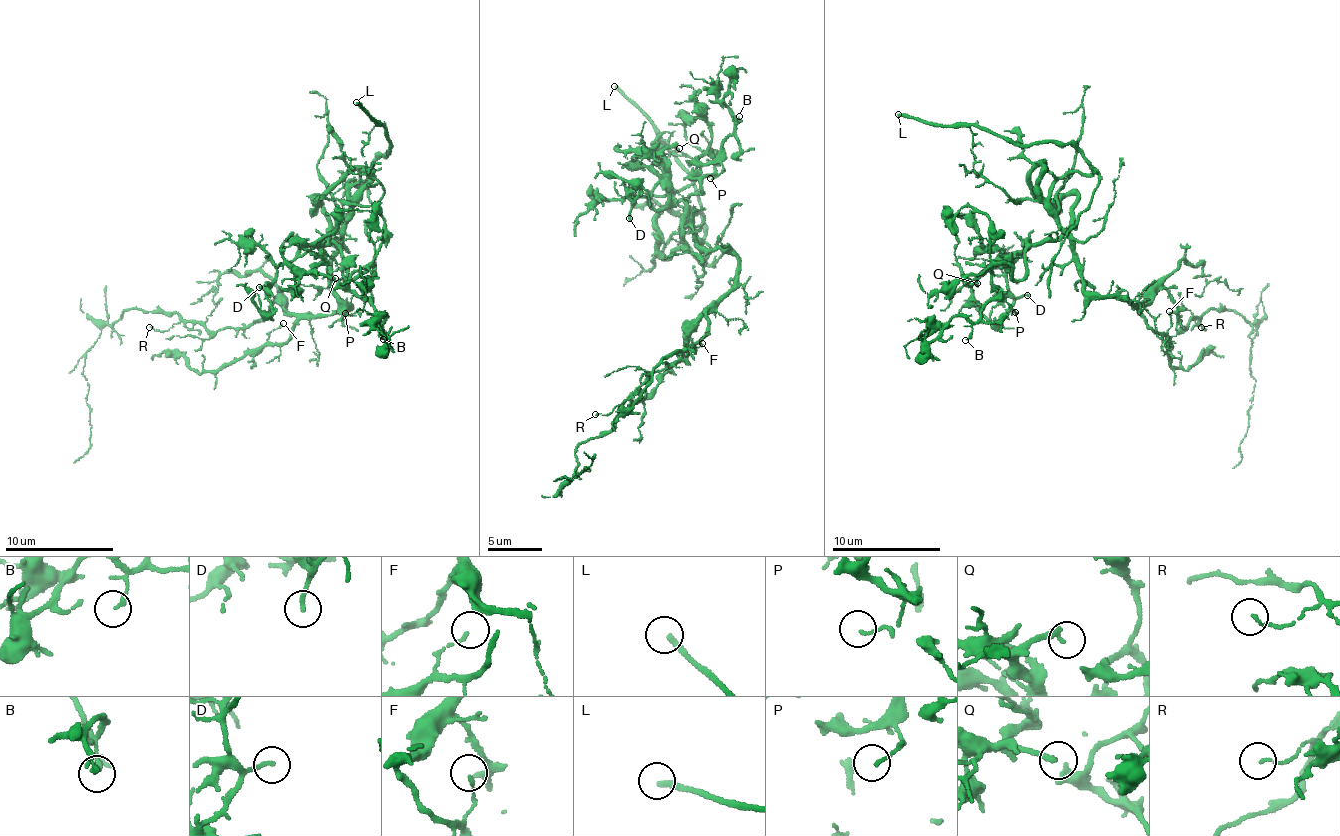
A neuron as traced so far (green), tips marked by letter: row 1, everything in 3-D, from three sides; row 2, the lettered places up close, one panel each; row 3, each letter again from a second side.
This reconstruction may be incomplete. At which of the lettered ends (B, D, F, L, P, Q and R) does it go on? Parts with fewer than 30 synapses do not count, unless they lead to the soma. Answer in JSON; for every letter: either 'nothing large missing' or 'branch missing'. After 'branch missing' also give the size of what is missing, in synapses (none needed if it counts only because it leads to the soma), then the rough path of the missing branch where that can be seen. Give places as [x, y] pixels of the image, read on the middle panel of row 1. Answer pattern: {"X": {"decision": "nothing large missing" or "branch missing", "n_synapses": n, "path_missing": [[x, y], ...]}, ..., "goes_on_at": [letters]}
{"B": {"decision": "nothing large missing"}, "D": {"decision": "nothing large missing"}, "F": {"decision": "nothing large missing"}, "L": {"decision": "branch missing"}, "P": {"decision": "nothing large missing"}, "Q": {"decision": "branch missing", "n_synapses": 70, "path_missing": [[679, 148], [669, 130], [680, 115], [681, 154], [661, 179], [663, 176], [656, 151], [658, 118]]}, "R": {"decision": "nothing large missing"}, "goes_on_at": ["L", "Q"]}

